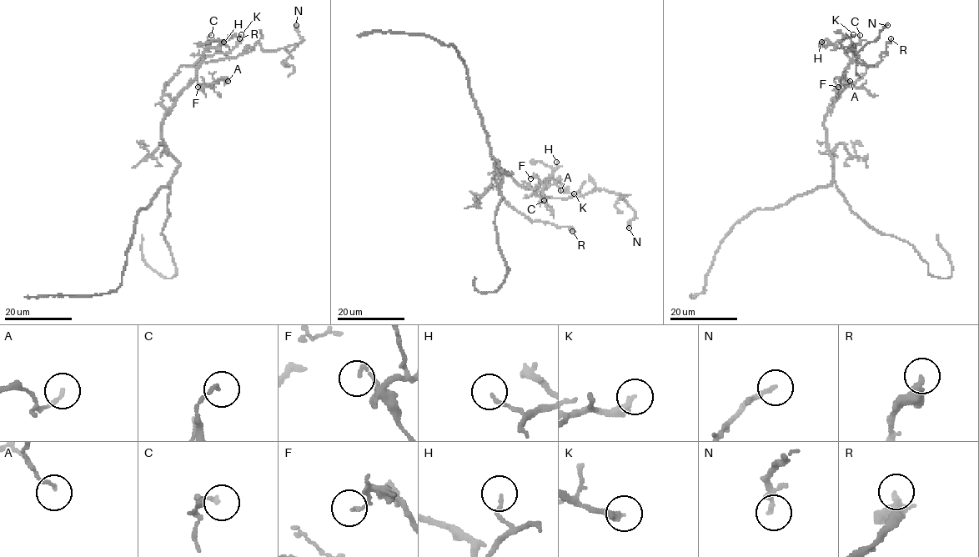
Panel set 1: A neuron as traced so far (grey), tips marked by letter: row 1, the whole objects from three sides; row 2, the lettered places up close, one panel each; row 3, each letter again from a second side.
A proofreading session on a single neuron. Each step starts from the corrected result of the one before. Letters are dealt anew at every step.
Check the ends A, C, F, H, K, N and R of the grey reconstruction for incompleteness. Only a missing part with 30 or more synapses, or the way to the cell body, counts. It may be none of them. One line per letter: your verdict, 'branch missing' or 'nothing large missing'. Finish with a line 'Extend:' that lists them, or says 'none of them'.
A: nothing large missing
C: nothing large missing
F: nothing large missing
H: nothing large missing
K: nothing large missing
N: nothing large missing
R: nothing large missing
Extend: none of them

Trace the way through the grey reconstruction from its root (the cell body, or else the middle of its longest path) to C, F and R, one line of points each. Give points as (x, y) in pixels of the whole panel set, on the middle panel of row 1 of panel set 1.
C: (504, 173), (511, 173), (494, 166), (497, 165), (519, 185), (524, 188), (529, 185), (540, 200), (544, 200)
F: (504, 173), (511, 173), (494, 166), (497, 165), (518, 184), (527, 188), (544, 187), (535, 176), (530, 178)
R: (504, 173), (511, 173), (494, 165), (499, 193), (510, 207), (532, 222), (572, 231)

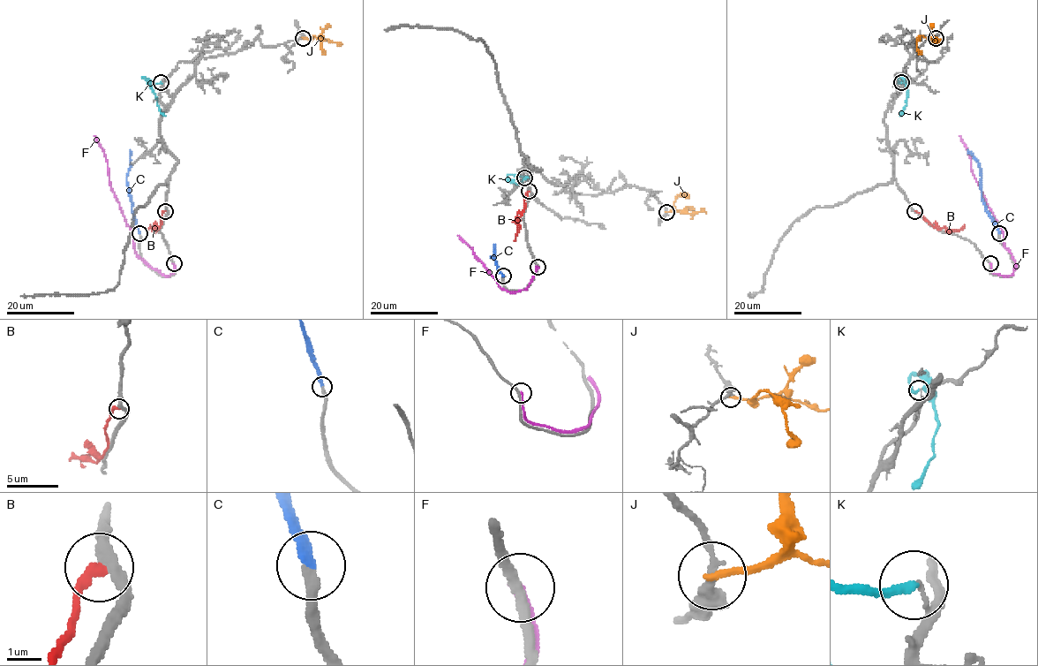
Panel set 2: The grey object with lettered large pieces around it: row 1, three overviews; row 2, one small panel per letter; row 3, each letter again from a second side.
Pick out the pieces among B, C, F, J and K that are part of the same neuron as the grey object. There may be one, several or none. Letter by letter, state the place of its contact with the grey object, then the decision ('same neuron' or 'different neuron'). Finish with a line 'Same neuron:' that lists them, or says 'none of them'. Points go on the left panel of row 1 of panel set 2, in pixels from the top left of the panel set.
B: meets grey at (165, 211); different neuron
C: meets grey at (139, 233); same neuron
F: meets grey at (174, 263); different neuron
J: meets grey at (303, 38); different neuron
K: meets grey at (161, 82); different neuron
Same neuron: C

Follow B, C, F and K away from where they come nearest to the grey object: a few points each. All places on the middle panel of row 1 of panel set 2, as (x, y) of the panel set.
B: (529, 191), (524, 200), (525, 208), (517, 220), (517, 235), (514, 241)
C: (503, 276), (495, 260), (490, 257), (492, 244)
F: (537, 267), (533, 280), (523, 291), (502, 290), (474, 255), (471, 247), (459, 236)
K: (524, 177), (507, 176), (518, 184), (526, 176)

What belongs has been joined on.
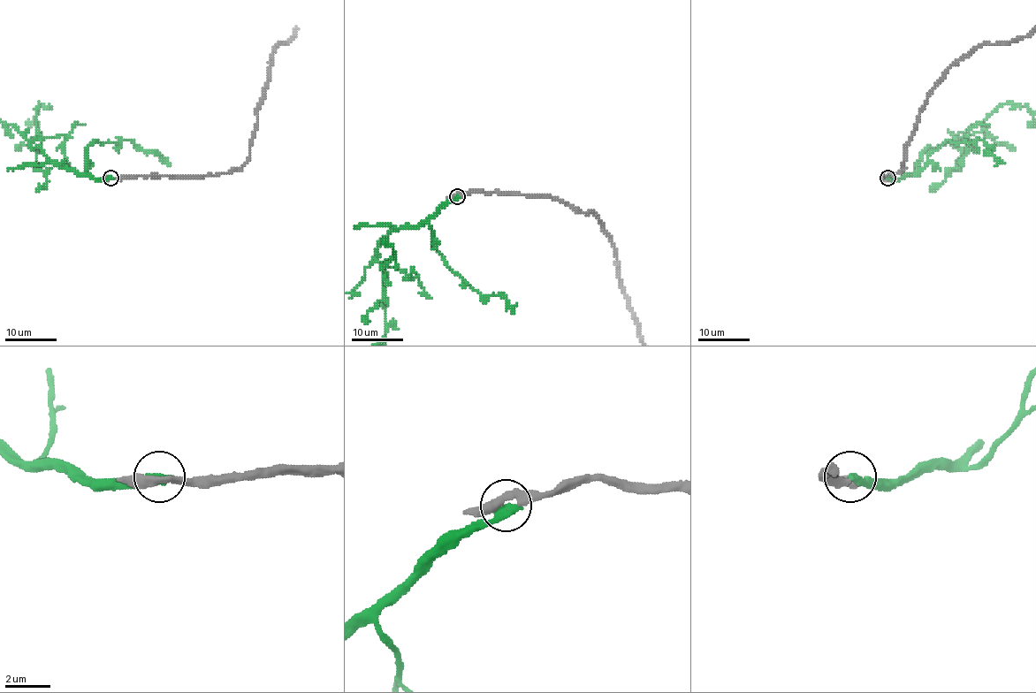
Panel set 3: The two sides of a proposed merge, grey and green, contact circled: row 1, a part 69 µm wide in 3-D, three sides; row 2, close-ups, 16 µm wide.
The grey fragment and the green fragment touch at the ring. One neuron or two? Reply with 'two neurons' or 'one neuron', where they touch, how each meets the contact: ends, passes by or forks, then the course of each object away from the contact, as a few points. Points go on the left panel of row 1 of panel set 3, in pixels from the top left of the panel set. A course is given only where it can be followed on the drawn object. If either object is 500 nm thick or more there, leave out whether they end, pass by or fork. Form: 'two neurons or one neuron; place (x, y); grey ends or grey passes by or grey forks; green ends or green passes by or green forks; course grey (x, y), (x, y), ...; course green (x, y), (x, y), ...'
two neurons; place (110, 178); grey passes by; green ends; course green (110, 178), (56, 166), (30, 145), (41, 136), (35, 119), (38, 102), (34, 119), (24, 126)

